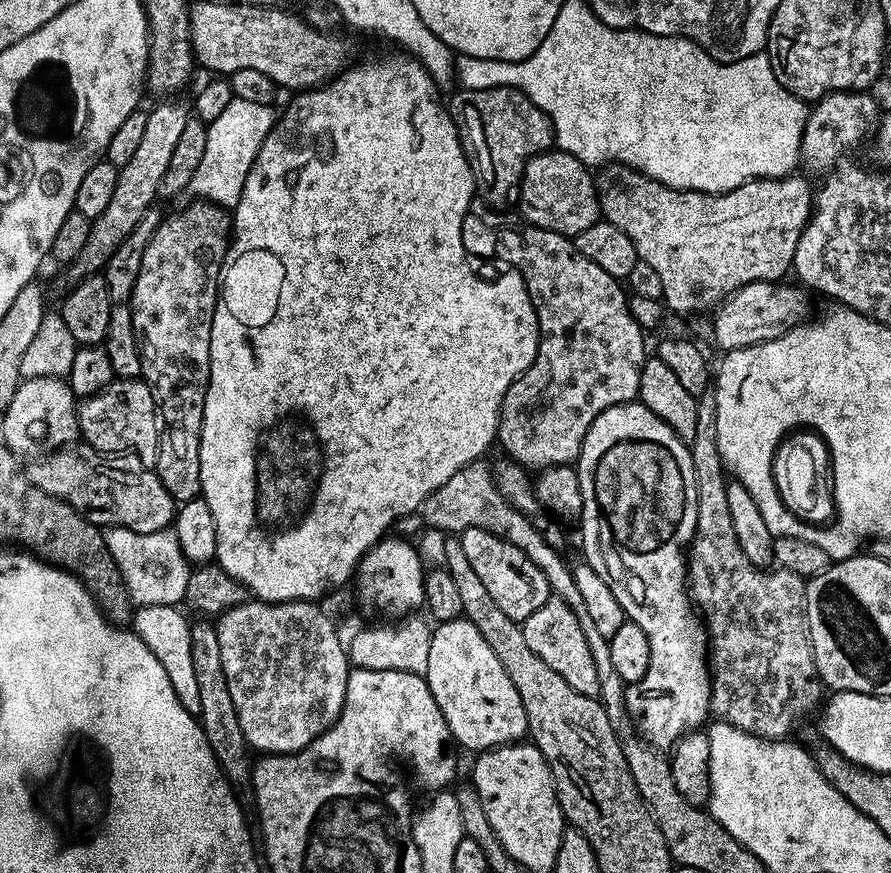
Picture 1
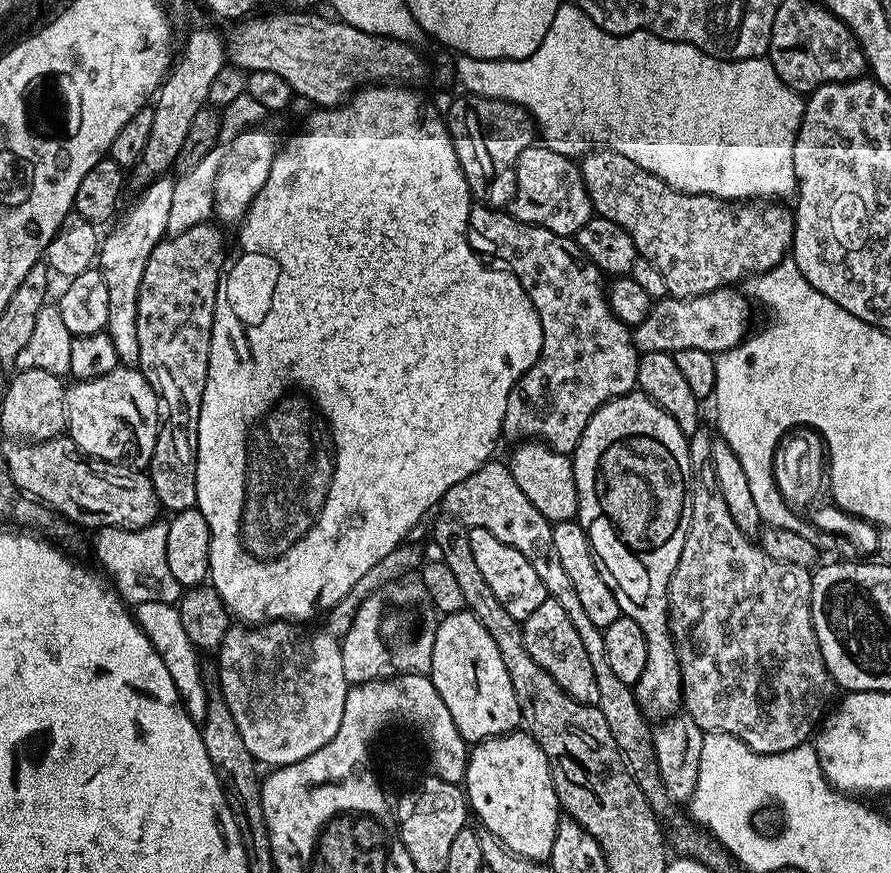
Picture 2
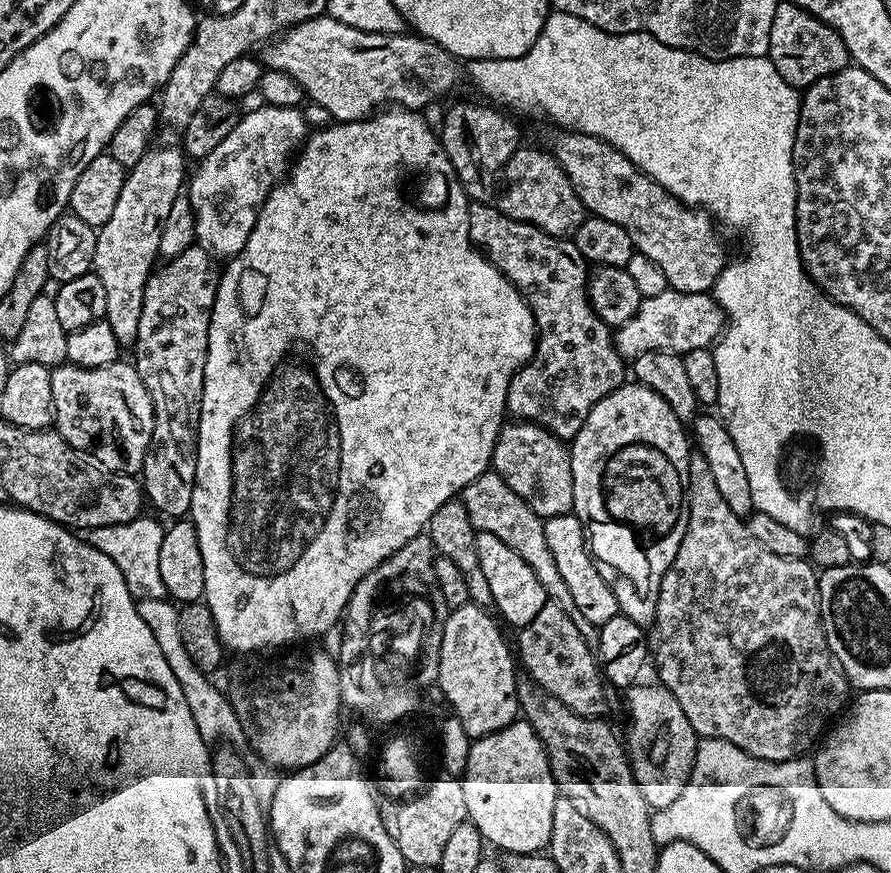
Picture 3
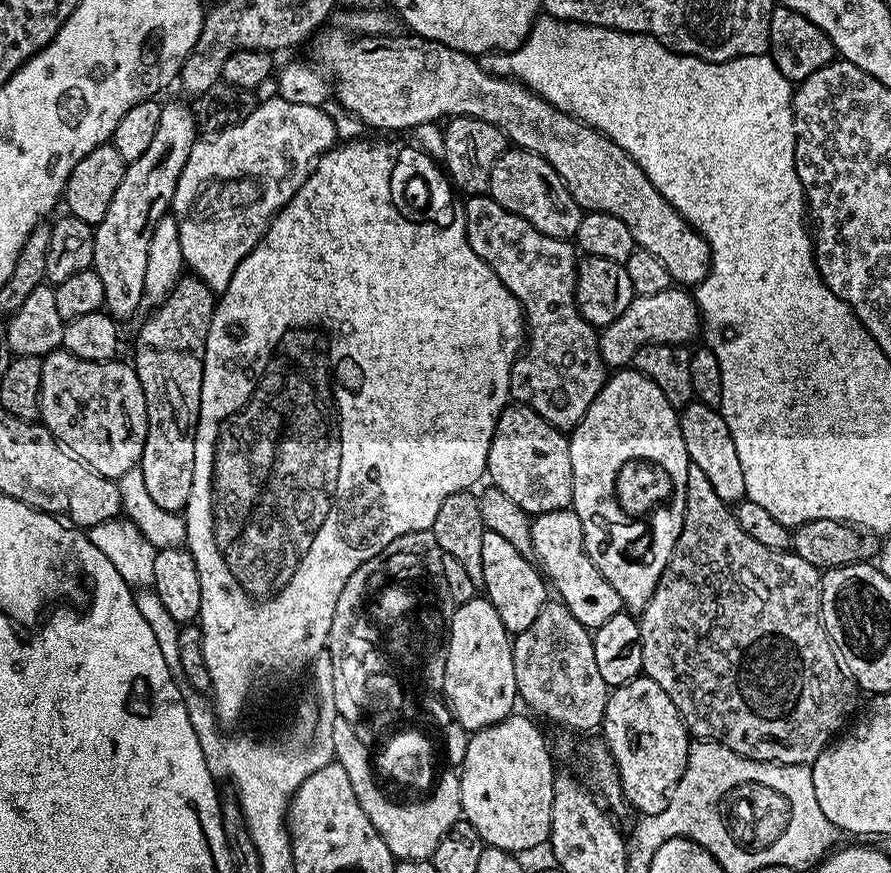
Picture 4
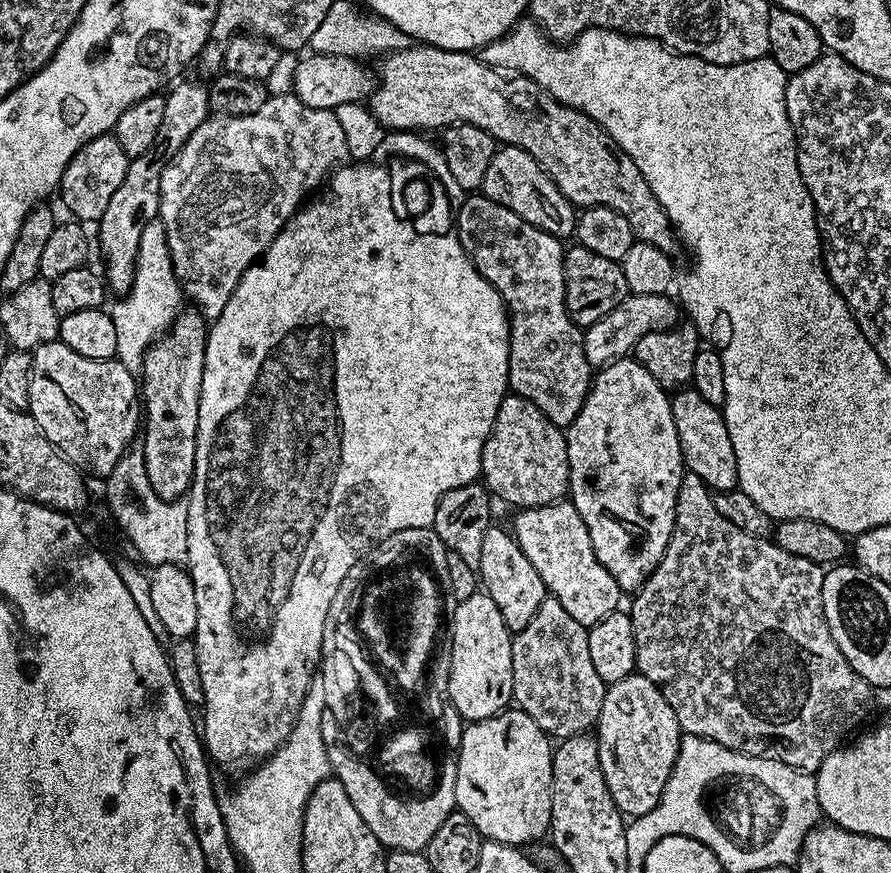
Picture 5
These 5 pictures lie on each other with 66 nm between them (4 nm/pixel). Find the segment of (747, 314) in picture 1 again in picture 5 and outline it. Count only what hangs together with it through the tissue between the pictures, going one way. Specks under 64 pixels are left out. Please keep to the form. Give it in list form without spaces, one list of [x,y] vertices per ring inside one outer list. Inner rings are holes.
[[[638,294],[637,296],[629,295],[620,305],[614,306],[614,310],[610,314],[606,314],[604,318],[599,318],[598,322],[594,322],[590,327],[583,329],[584,333],[584,353],[586,354],[586,362],[593,370],[599,370],[610,366],[616,360],[623,360],[629,354],[635,353],[638,341],[650,334],[654,330],[666,330],[672,328],[678,322],[676,316],[676,308],[678,312],[678,304],[675,299],[671,300],[671,295],[665,294]]]

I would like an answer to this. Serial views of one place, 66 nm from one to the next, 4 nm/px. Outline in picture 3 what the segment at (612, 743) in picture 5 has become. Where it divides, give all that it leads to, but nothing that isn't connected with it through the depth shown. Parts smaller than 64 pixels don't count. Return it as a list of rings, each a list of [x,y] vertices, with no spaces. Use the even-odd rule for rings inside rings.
[[[637,682],[626,692],[626,696],[628,696],[628,740],[626,736],[626,751],[634,778],[642,790],[642,798],[646,798],[649,809],[659,810],[668,808],[670,802],[674,802],[674,798],[678,798],[678,794],[682,794],[696,761],[698,737],[694,726],[690,726],[690,718],[686,718],[686,714],[682,714],[682,706],[678,706],[674,694],[670,694],[670,690],[659,682],[653,682],[653,684],[644,683]]]

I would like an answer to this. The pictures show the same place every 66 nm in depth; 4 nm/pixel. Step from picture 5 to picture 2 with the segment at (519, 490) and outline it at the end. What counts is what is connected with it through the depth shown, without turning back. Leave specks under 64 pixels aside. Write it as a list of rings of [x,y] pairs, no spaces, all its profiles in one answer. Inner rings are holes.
[[[520,442],[515,445],[512,460],[507,466],[512,472],[514,482],[522,489],[522,494],[534,502],[535,508],[553,524],[564,520],[576,520],[580,507],[578,506],[578,486],[574,482],[574,466],[571,455],[555,452],[547,444],[539,442]]]

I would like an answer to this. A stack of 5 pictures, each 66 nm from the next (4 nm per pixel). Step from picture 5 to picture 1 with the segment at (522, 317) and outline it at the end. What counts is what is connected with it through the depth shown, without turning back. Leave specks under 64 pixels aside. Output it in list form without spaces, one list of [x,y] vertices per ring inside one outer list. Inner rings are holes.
[[[505,214],[501,220],[496,220],[496,248],[500,248],[500,256],[508,256],[508,260],[512,260],[512,264],[520,264],[520,272],[524,272],[524,276],[528,276],[526,290],[530,294],[530,302],[534,306],[536,321],[540,327],[540,345],[536,351],[534,362],[512,383],[510,390],[506,390],[506,398],[502,398],[498,444],[501,444],[509,452],[505,453],[515,463],[528,470],[533,470],[532,468],[543,470],[553,468],[559,464],[572,464],[580,456],[580,447],[586,438],[586,430],[590,430],[594,418],[598,418],[598,414],[610,410],[610,406],[630,404],[639,397],[640,371],[646,359],[646,353],[644,353],[645,329],[638,326],[638,322],[634,320],[628,311],[630,296],[622,287],[621,281],[616,280],[610,274],[606,274],[606,270],[602,270],[602,266],[590,262],[590,258],[586,258],[586,254],[578,251],[575,243],[569,237],[551,232],[545,228],[535,228],[532,224],[520,218],[517,218],[513,224],[508,224],[508,214]]]

